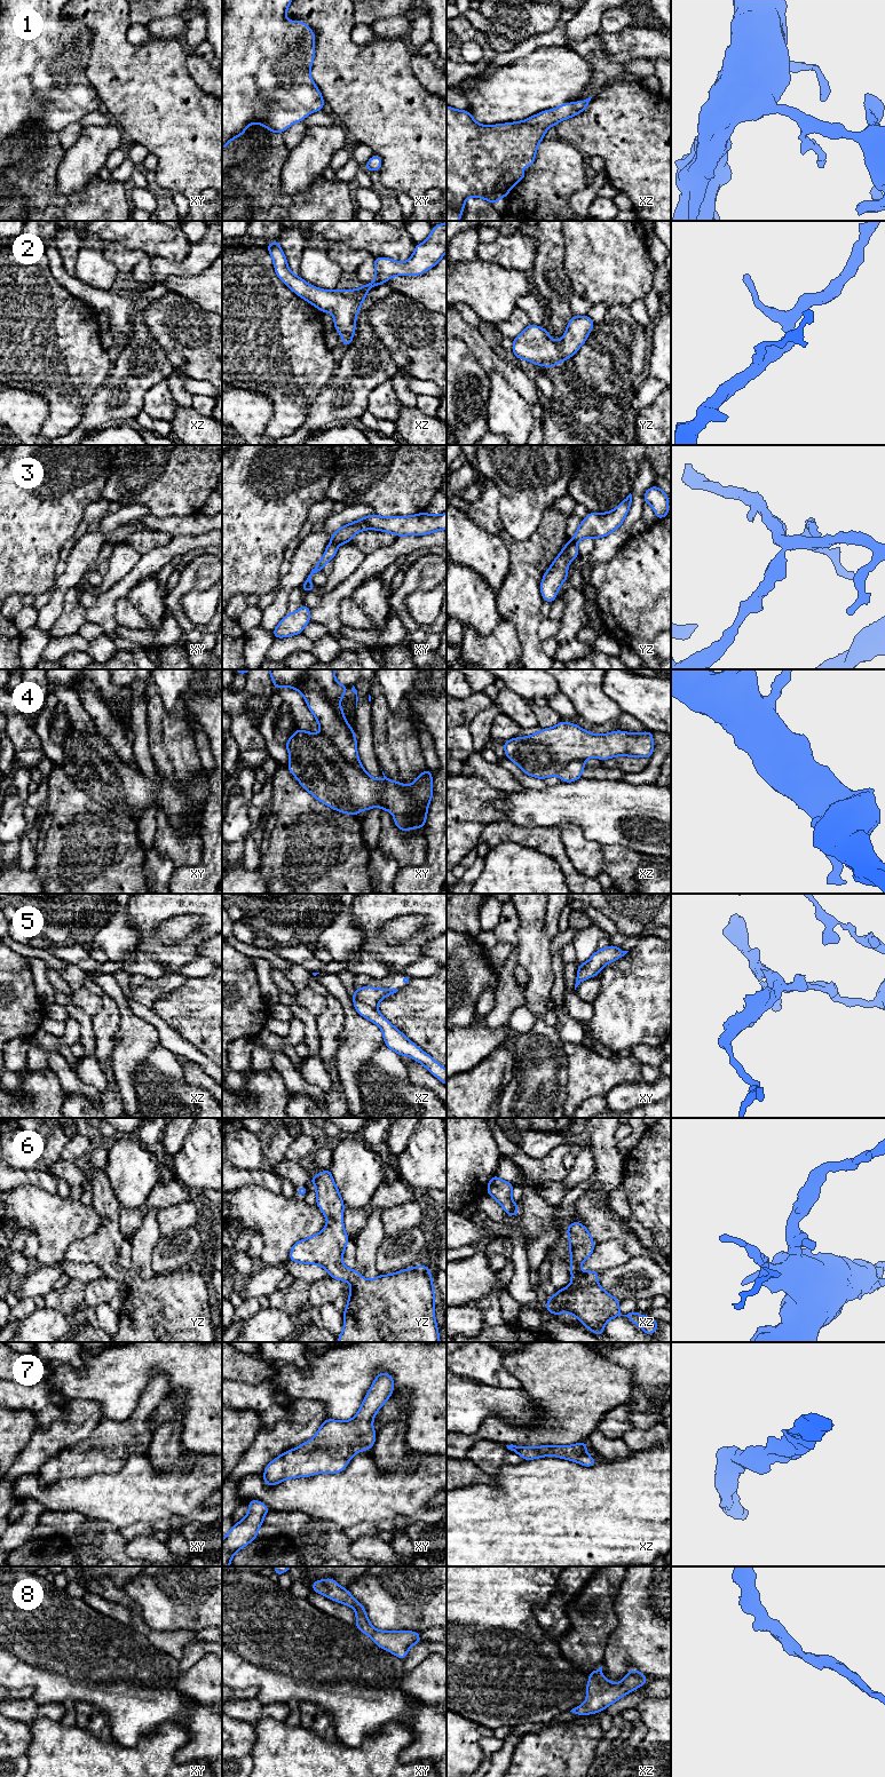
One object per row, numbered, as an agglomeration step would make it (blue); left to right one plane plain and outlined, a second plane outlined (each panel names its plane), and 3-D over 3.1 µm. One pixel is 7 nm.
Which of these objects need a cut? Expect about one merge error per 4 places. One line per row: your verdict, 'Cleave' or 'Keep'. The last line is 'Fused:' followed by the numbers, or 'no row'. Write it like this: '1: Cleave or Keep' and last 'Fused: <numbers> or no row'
1: Keep
2: Keep
3: Cleave
4: Cleave
5: Cleave
6: Keep
7: Keep
8: Keep
Fused: 3, 4, 5

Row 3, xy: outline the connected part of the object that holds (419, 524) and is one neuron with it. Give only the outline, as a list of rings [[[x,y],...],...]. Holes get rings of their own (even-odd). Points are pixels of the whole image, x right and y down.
[[[422,511],[412,516],[388,517],[372,514],[339,527],[332,533],[331,541],[335,545],[350,544],[356,533],[371,529],[393,533],[396,537],[425,536],[438,530],[447,530],[447,513],[430,515]]]

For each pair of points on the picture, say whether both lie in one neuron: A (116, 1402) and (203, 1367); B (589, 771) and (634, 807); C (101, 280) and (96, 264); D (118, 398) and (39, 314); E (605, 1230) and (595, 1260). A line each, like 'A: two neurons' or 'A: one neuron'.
A: one neuron
B: two neurons
C: one neuron
D: two neurons
E: two neurons

